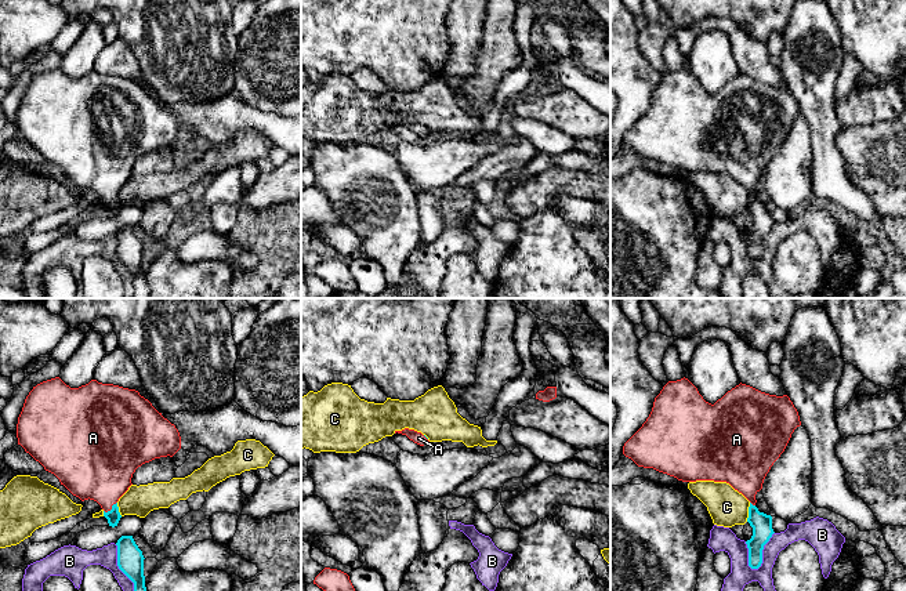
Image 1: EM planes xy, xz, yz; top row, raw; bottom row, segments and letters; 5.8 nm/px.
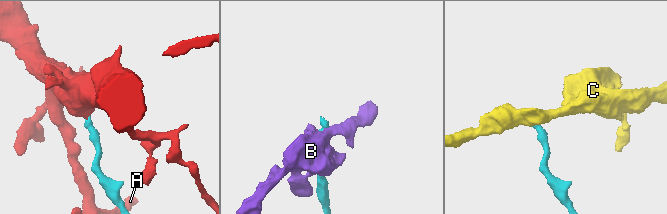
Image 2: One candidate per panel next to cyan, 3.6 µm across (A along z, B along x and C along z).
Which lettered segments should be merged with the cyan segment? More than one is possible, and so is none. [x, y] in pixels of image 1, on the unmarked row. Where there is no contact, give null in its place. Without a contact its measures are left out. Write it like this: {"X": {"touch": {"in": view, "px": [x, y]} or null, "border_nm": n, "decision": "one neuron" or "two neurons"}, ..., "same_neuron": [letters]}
{"A": {"touch": {"in": "xy", "px": [112, 199]}, "border_nm": 100, "decision": "one neuron"}, "B": {"touch": {"in": "yz", "px": [761, 243]}, "border_nm": 260, "decision": "two neurons"}, "C": {"touch": {"in": "yz", "px": [749, 203]}, "border_nm": 110, "decision": "two neurons"}, "same_neuron": ["A"]}

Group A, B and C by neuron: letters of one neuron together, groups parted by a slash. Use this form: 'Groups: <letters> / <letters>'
Groups: A / B / C

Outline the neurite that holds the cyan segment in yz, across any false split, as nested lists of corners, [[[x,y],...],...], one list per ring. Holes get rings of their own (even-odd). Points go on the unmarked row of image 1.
[[[684,68],[663,77],[646,112],[624,134],[623,145],[638,157],[653,159],[682,173],[726,173],[742,184],[750,192],[747,213],[753,218],[753,226],[746,232],[749,257],[758,260],[764,236],[775,222],[772,207],[755,197],[755,185],[800,116],[798,102],[787,86],[769,86],[740,73],[711,95]]]

